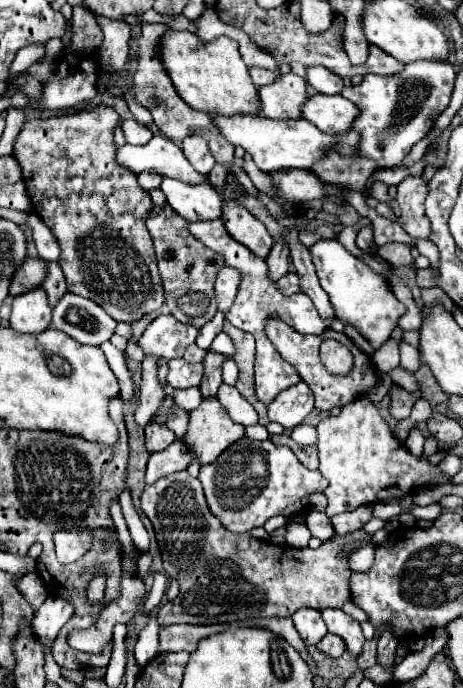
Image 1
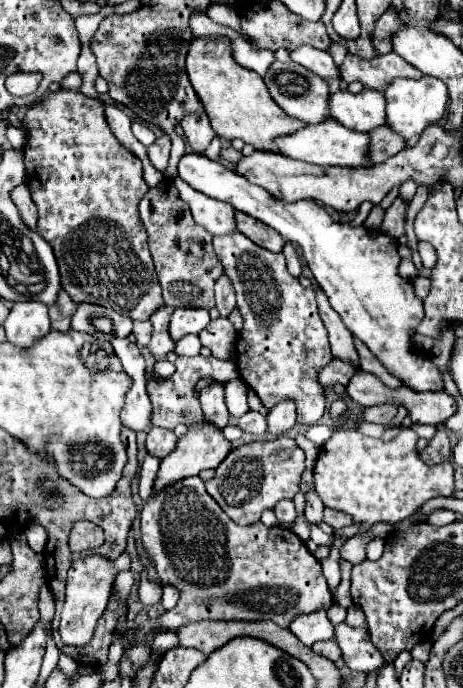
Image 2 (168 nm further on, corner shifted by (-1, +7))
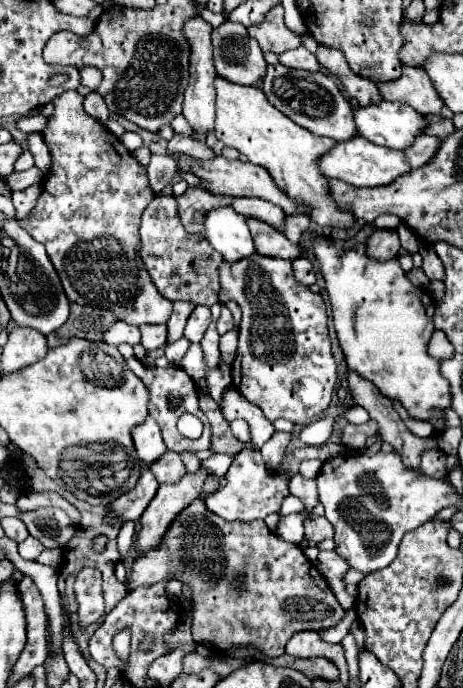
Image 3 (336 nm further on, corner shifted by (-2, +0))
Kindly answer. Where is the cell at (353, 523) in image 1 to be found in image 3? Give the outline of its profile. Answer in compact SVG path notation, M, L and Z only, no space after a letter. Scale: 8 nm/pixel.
M307 517L305 519L305 539L311 543L319 543L323 539L333 537L333 527L325 517Z

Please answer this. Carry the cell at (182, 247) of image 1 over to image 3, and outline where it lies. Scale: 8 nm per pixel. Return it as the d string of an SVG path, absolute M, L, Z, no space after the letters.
M171 193L157 195L143 211L139 257L163 297L171 301L185 299L207 307L219 301L219 265L223 263L223 257L209 247L207 239L201 239L201 235L189 235L183 229L177 213L177 199Z

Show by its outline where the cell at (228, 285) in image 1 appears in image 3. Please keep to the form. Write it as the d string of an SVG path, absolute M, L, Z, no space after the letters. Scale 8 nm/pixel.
M223 305L221 317L219 317L219 321L217 321L217 333L223 335L223 333L227 333L227 331L231 331L231 329L233 329L233 315L231 315L231 311Z

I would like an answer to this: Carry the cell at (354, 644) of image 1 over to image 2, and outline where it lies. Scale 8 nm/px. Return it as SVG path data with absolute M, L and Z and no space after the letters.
M340 622L334 624L334 632L348 668L358 672L378 672L378 668L384 664L384 658L380 650L368 640L366 628L352 628L346 622Z

